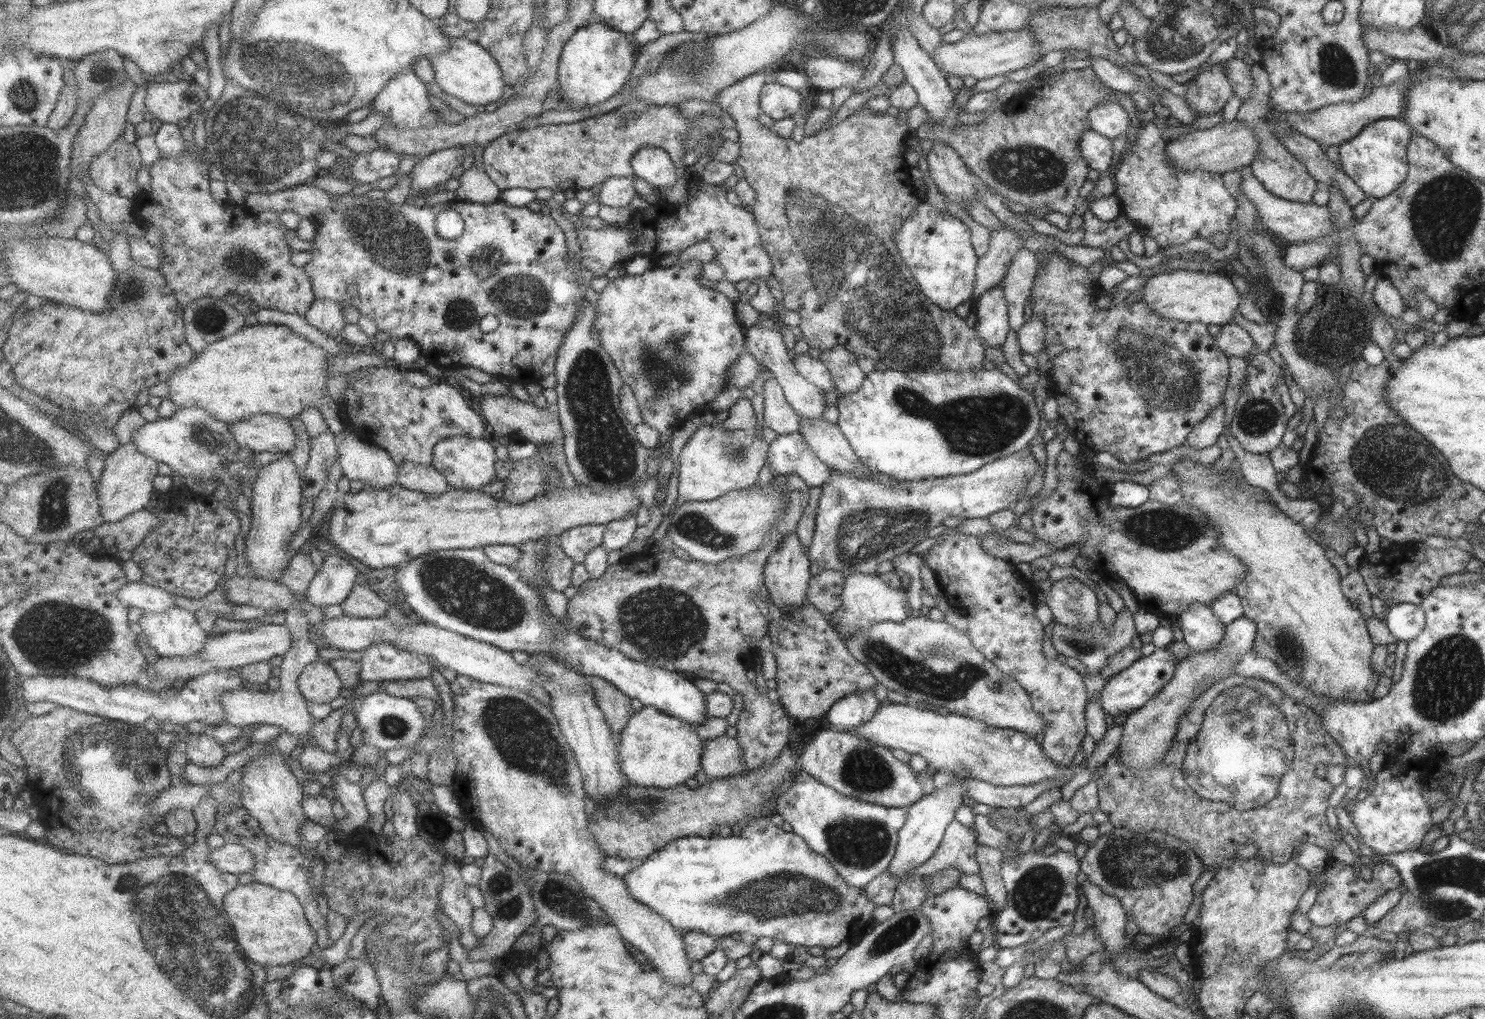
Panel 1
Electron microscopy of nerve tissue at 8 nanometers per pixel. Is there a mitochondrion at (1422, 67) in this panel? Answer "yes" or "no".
no

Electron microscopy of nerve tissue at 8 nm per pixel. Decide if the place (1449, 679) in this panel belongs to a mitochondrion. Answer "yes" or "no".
yes

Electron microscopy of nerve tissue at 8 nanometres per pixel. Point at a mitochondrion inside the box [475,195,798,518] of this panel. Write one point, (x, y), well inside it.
(606, 451)

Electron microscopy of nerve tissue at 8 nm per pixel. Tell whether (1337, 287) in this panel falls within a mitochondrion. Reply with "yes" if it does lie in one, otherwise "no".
no

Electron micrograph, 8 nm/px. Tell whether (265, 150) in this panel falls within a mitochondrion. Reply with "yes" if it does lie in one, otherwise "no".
yes

